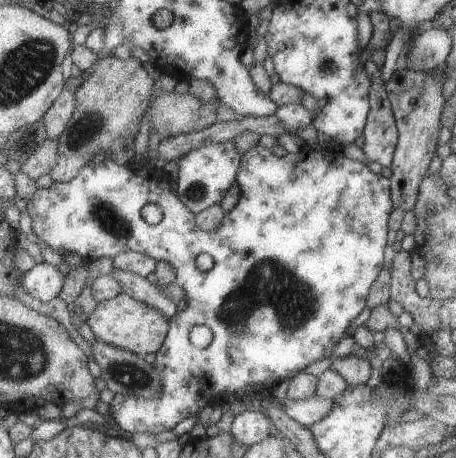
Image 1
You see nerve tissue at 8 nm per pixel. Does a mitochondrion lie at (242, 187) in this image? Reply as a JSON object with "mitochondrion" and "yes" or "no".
{"mitochondrion":"no"}

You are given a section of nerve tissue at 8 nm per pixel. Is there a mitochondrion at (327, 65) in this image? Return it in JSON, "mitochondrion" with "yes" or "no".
{"mitochondrion":"yes"}

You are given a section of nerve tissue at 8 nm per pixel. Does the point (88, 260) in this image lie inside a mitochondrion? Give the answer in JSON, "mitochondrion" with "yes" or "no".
{"mitochondrion":"no"}

